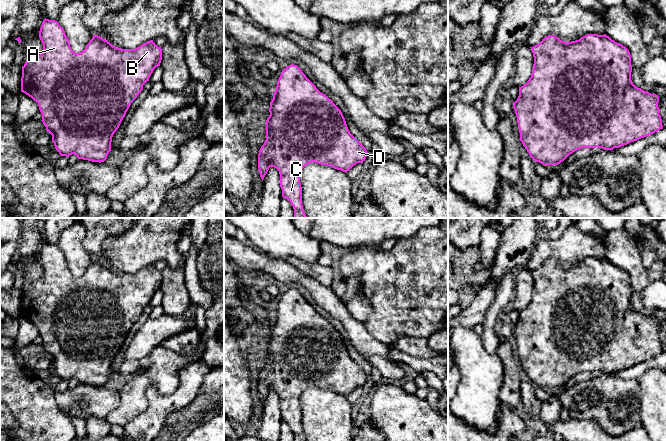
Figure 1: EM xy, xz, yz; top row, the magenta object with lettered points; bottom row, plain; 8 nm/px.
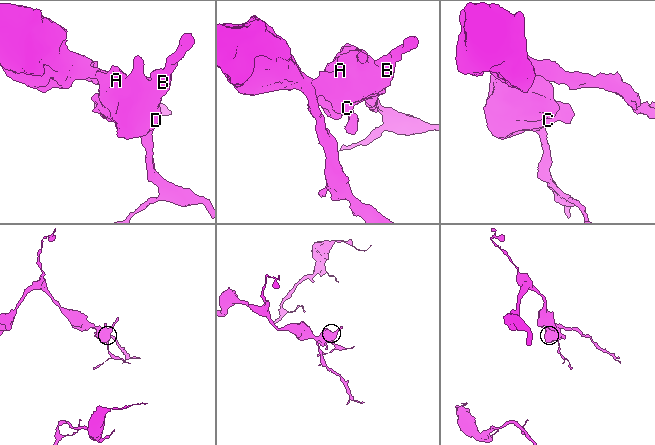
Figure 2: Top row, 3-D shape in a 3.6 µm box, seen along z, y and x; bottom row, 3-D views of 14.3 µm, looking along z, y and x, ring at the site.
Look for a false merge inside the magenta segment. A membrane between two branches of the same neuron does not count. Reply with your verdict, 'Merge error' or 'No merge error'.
No merge error

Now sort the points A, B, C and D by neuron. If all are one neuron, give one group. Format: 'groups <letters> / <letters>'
groups A B C D

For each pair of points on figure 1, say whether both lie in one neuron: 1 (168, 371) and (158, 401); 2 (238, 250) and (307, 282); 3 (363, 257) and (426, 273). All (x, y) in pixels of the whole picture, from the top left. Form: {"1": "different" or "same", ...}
{"1": "different", "2": "same", "3": "same"}

